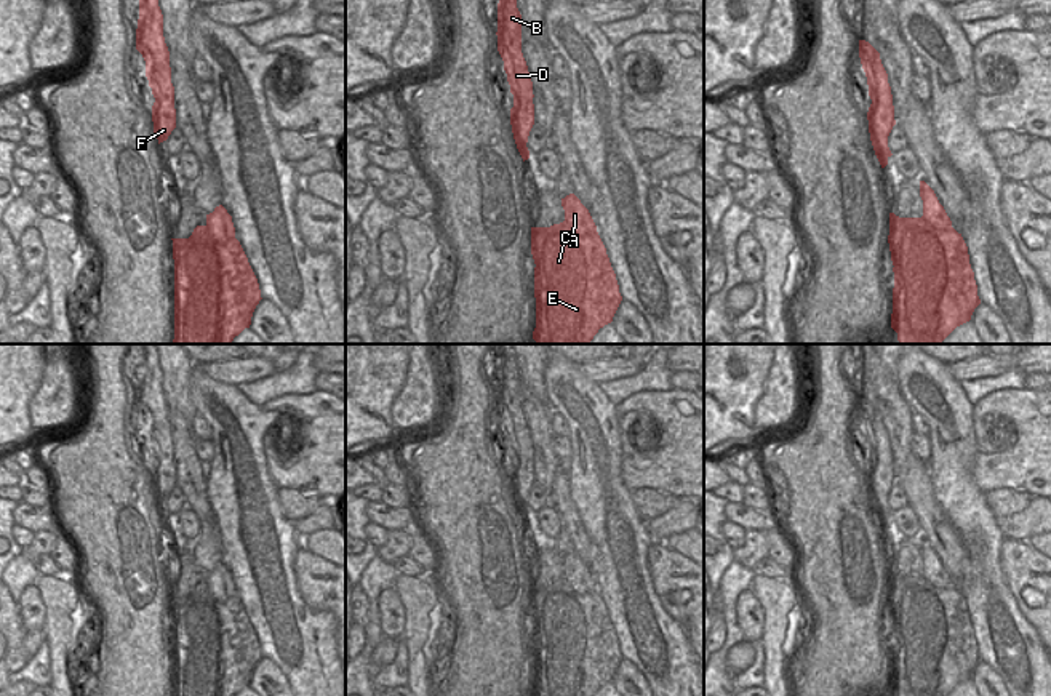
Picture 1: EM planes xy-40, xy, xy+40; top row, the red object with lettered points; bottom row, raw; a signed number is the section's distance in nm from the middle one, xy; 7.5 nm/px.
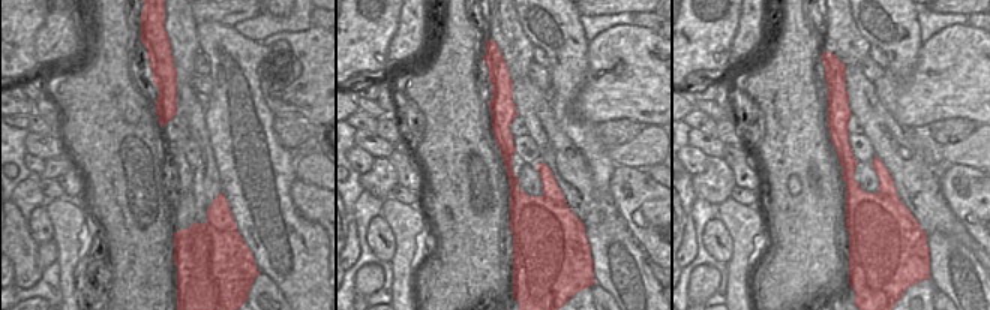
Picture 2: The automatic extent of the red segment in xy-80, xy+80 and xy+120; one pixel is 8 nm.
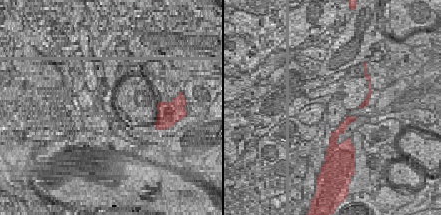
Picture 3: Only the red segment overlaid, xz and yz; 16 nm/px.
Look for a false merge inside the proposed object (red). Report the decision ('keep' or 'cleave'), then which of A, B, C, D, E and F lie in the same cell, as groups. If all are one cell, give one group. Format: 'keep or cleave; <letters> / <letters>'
cleave; A / B C D E F

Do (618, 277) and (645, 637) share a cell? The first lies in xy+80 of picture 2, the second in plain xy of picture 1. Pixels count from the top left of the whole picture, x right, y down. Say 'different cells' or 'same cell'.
same cell

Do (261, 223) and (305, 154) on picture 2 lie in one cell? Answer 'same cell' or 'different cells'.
different cells

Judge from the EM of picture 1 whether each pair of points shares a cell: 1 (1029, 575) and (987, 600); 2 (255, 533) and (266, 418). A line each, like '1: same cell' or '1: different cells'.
1: different cells
2: same cell

